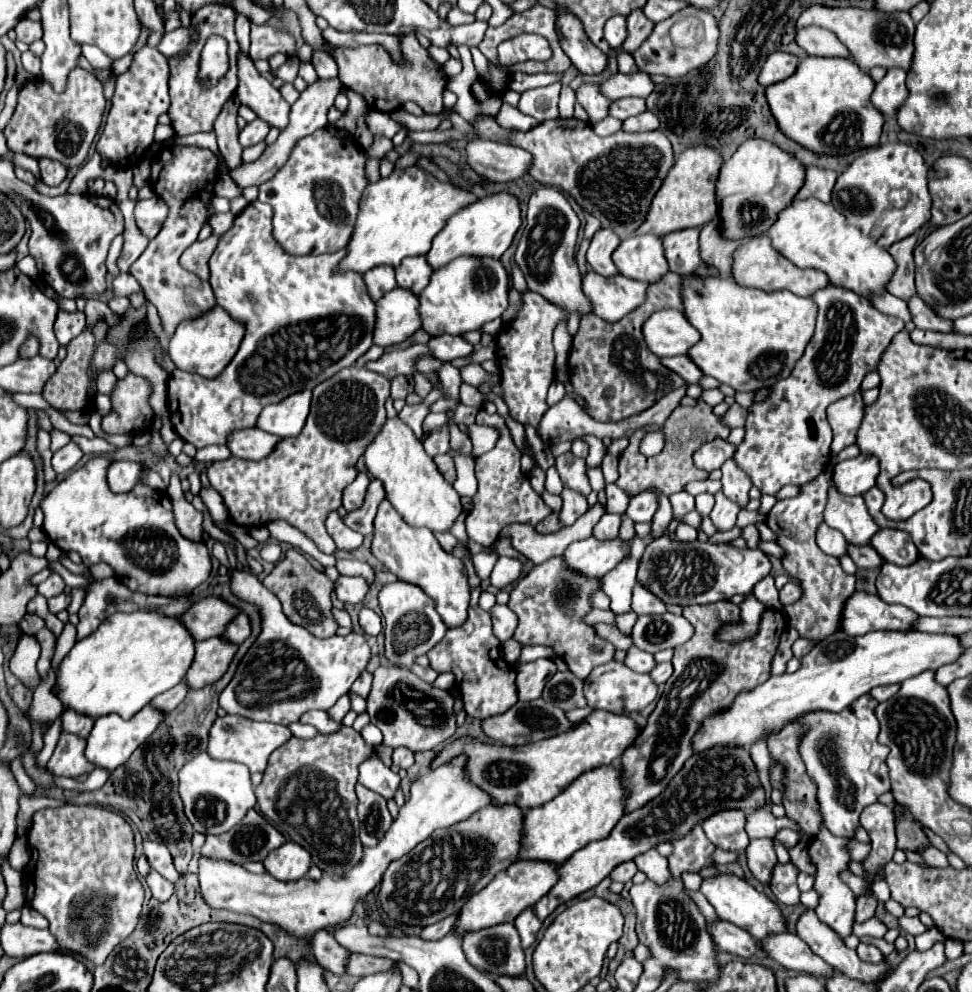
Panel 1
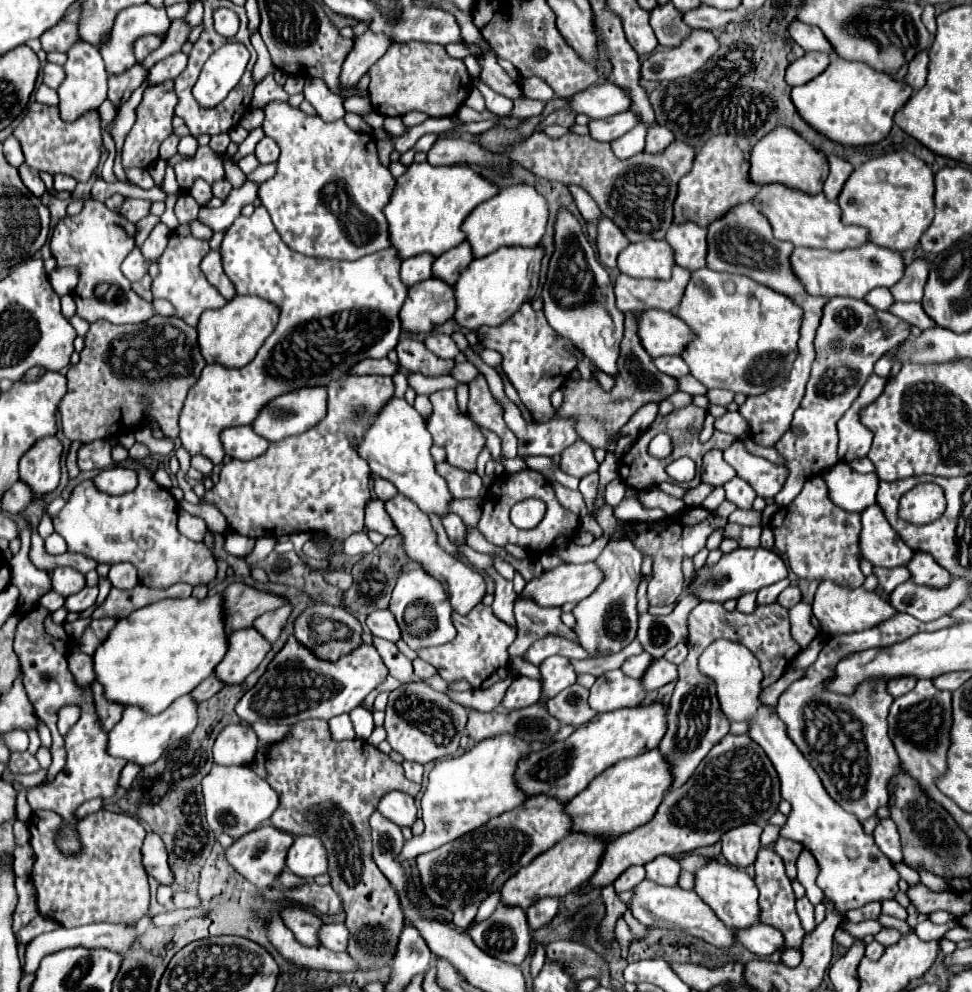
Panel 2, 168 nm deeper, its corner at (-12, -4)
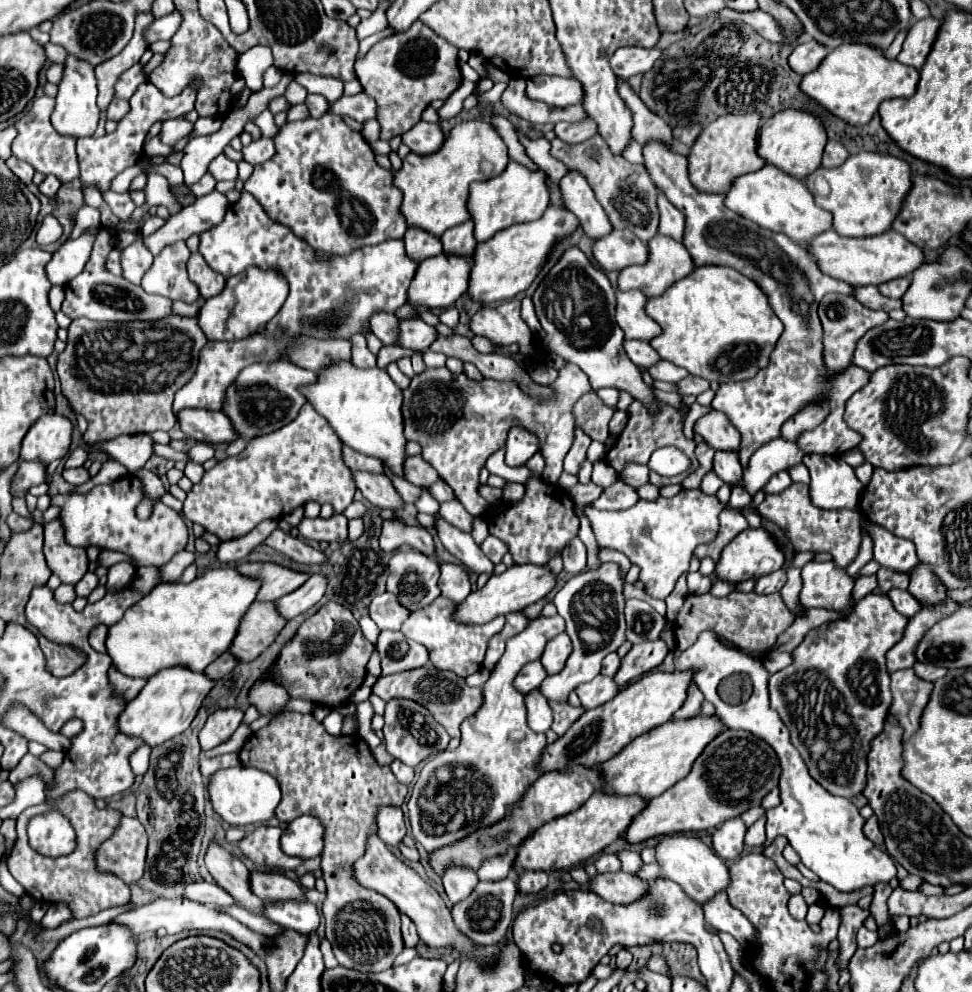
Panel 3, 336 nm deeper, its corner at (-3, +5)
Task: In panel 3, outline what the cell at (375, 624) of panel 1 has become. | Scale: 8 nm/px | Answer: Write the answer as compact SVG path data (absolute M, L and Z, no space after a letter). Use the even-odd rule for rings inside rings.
M385 592L369 604L369 618L381 630L399 630L407 618L407 614L405 614L405 610L401 610L401 604L397 602L397 598L393 598L393 594Z

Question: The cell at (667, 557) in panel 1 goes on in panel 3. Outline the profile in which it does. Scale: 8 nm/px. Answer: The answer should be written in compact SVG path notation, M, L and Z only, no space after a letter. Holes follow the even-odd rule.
M747 528L741 534L737 534L721 552L719 562L715 564L715 578L721 582L729 582L729 584L739 584L745 582L749 578L761 578L765 574L771 574L779 568L783 568L785 564L785 556L781 546L777 544L777 540L773 540L773 536L765 530L765 528Z

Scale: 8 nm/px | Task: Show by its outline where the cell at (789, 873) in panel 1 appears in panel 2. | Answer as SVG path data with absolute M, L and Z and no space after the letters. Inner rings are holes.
M802 897L802 899L796 901L796 909L798 909L798 917L802 921L804 931L806 933L808 931L814 931L814 927L816 927L816 921L814 921L814 905L806 897Z

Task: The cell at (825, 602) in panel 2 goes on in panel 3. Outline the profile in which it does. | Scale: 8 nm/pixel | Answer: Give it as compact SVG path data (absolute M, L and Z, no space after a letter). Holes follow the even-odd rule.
M809 562L803 568L801 604L807 608L825 608L835 612L851 612L853 578L845 570L837 570L831 562Z

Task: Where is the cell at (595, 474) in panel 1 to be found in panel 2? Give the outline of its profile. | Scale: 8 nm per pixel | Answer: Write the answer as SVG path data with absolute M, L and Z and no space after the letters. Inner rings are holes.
M614 479L608 487L606 487L606 503L610 507L616 507L622 497L624 497L624 491L626 491L626 485L622 483L622 479Z

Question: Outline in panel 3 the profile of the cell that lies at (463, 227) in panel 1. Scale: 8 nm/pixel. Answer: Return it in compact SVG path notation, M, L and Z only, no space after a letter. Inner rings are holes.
M513 160L499 176L485 182L473 182L469 188L469 214L471 220L475 222L477 242L485 242L499 230L505 230L513 224L533 222L541 218L547 206L549 206L549 190L545 186L545 174L531 172Z

